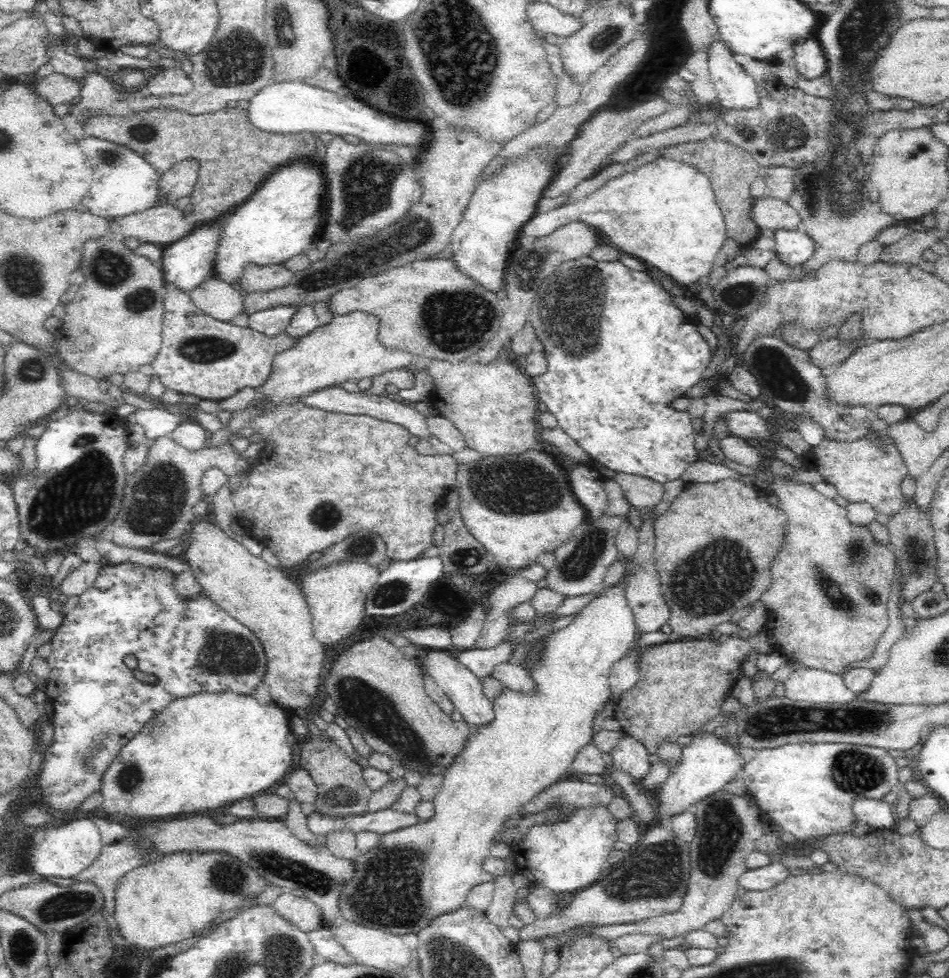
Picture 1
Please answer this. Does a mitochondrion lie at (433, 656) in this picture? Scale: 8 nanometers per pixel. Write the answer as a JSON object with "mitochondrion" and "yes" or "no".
{"mitochondrion":"no"}

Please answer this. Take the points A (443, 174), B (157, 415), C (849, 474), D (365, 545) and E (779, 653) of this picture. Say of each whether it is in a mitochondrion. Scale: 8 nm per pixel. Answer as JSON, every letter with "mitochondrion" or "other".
{"A":"other","B":"other","C":"other","D":"mitochondrion","E":"other"}

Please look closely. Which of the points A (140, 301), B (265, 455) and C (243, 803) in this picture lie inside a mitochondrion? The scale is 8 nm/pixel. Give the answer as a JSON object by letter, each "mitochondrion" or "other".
{"A":"mitochondrion","B":"other","C":"other"}

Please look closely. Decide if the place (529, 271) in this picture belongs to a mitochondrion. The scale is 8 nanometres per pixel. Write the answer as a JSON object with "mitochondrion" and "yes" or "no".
{"mitochondrion":"yes"}

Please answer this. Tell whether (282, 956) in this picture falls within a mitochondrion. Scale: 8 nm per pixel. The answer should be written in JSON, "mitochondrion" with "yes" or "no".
{"mitochondrion":"yes"}

